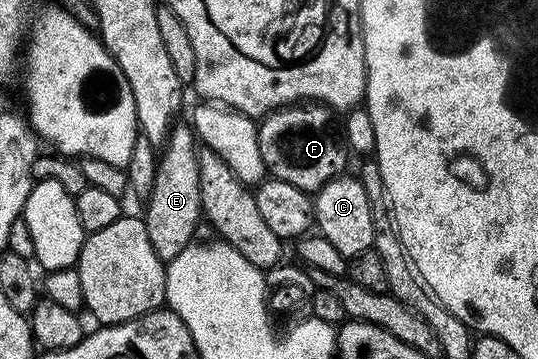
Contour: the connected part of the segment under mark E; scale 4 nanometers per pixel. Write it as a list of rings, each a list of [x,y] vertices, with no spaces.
[[[188,124],[178,125],[170,130],[162,148],[156,166],[154,187],[147,199],[149,207],[143,213],[149,241],[164,263],[176,258],[192,244],[197,223],[202,218],[196,159],[197,139]]]

